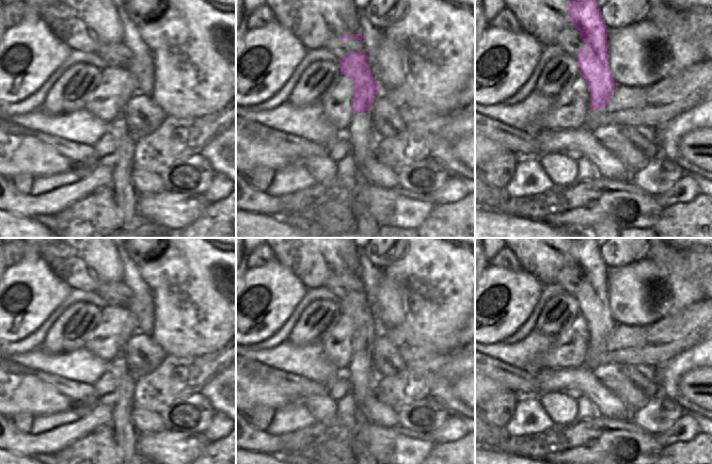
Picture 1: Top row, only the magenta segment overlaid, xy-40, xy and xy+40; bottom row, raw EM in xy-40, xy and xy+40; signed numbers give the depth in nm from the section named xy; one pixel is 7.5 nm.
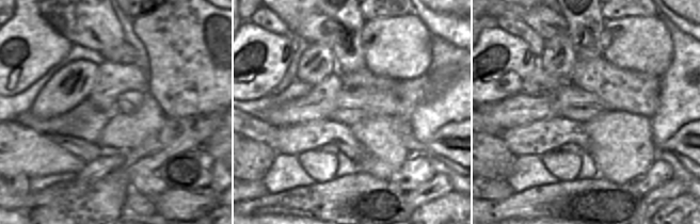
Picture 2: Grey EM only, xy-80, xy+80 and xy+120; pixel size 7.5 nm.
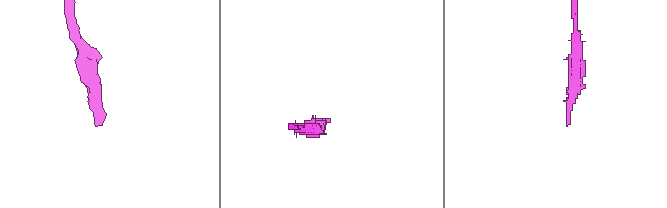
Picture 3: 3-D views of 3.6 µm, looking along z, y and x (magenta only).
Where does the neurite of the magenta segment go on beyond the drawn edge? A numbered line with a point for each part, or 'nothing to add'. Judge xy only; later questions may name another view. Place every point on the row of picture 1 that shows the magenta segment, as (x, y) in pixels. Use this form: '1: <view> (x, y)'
1: xy (360, 133)

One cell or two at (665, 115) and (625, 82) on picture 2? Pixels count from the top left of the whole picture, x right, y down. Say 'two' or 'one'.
two

